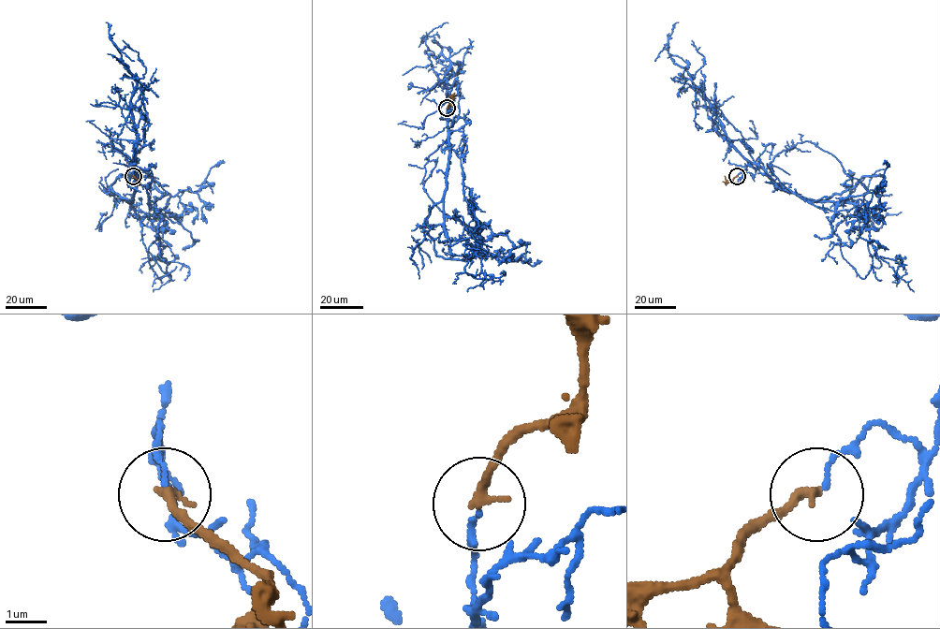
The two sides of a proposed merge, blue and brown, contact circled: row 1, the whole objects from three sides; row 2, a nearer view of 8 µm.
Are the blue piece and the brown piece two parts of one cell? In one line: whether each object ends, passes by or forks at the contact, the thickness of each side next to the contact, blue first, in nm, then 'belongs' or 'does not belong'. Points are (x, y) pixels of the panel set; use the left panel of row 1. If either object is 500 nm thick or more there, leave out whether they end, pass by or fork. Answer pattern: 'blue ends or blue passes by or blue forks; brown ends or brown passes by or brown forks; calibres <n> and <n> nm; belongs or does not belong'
blue ends; brown ends; calibres 90 and 240 nm; does not belong

